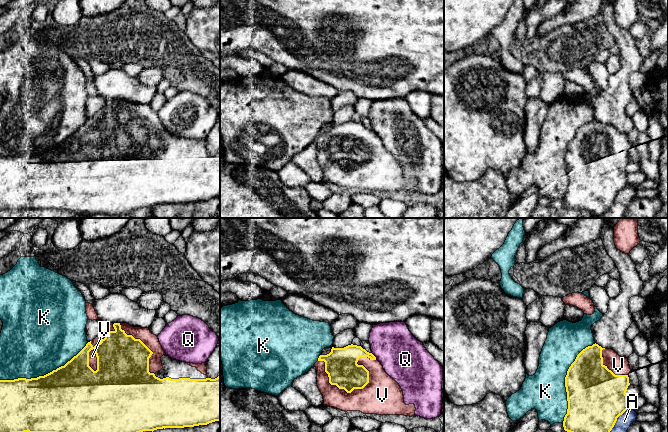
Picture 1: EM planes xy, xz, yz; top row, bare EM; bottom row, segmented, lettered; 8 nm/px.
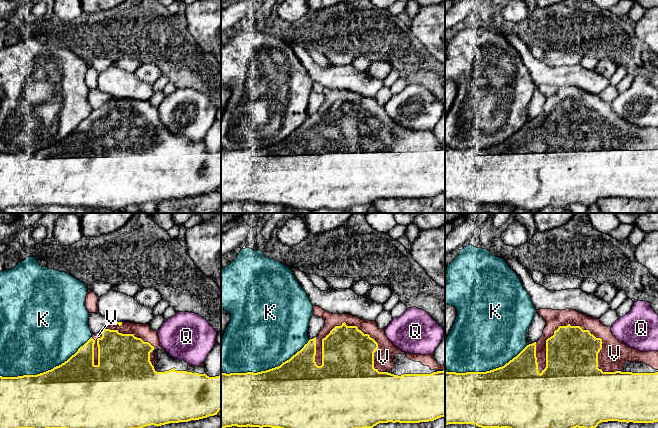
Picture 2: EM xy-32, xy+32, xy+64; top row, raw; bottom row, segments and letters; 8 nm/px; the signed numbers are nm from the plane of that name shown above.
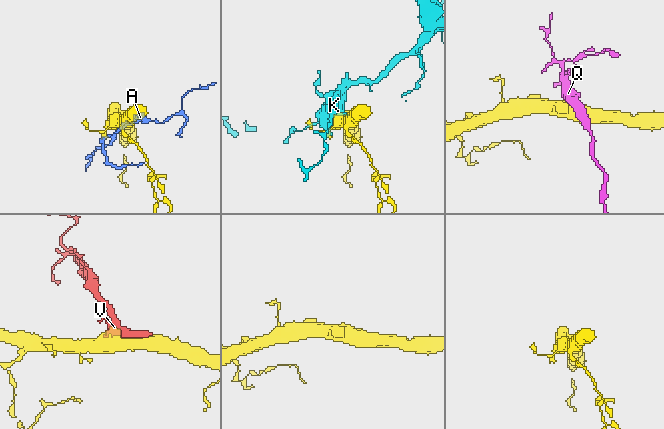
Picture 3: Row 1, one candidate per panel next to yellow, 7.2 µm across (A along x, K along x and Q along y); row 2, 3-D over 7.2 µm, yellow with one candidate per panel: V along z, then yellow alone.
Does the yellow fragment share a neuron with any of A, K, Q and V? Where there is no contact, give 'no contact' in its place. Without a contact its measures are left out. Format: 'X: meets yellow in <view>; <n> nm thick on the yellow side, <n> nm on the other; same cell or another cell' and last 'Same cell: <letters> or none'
A: meets yellow in yz; 440 nm thick on the yellow side, 140 nm on the other; another cell
K: meets yellow in xy; 500 nm thick on the yellow side, 480 nm on the other; another cell
Q: meets yellow in xz; 220 nm thick on the yellow side, 360 nm on the other; another cell
V: meets yellow in xz; 260 nm thick on the yellow side, 300 nm on the other; same cell
Same cell: V

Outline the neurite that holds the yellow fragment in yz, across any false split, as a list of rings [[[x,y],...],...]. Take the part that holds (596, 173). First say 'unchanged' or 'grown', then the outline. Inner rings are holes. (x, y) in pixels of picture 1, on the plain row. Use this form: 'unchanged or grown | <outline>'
grown | [[[593,120],[583,125],[571,140],[565,153],[568,185],[564,193],[564,206],[573,210],[586,210],[593,216],[606,213],[617,194],[627,185],[626,167],[629,159],[628,134],[619,132],[612,125]]]

